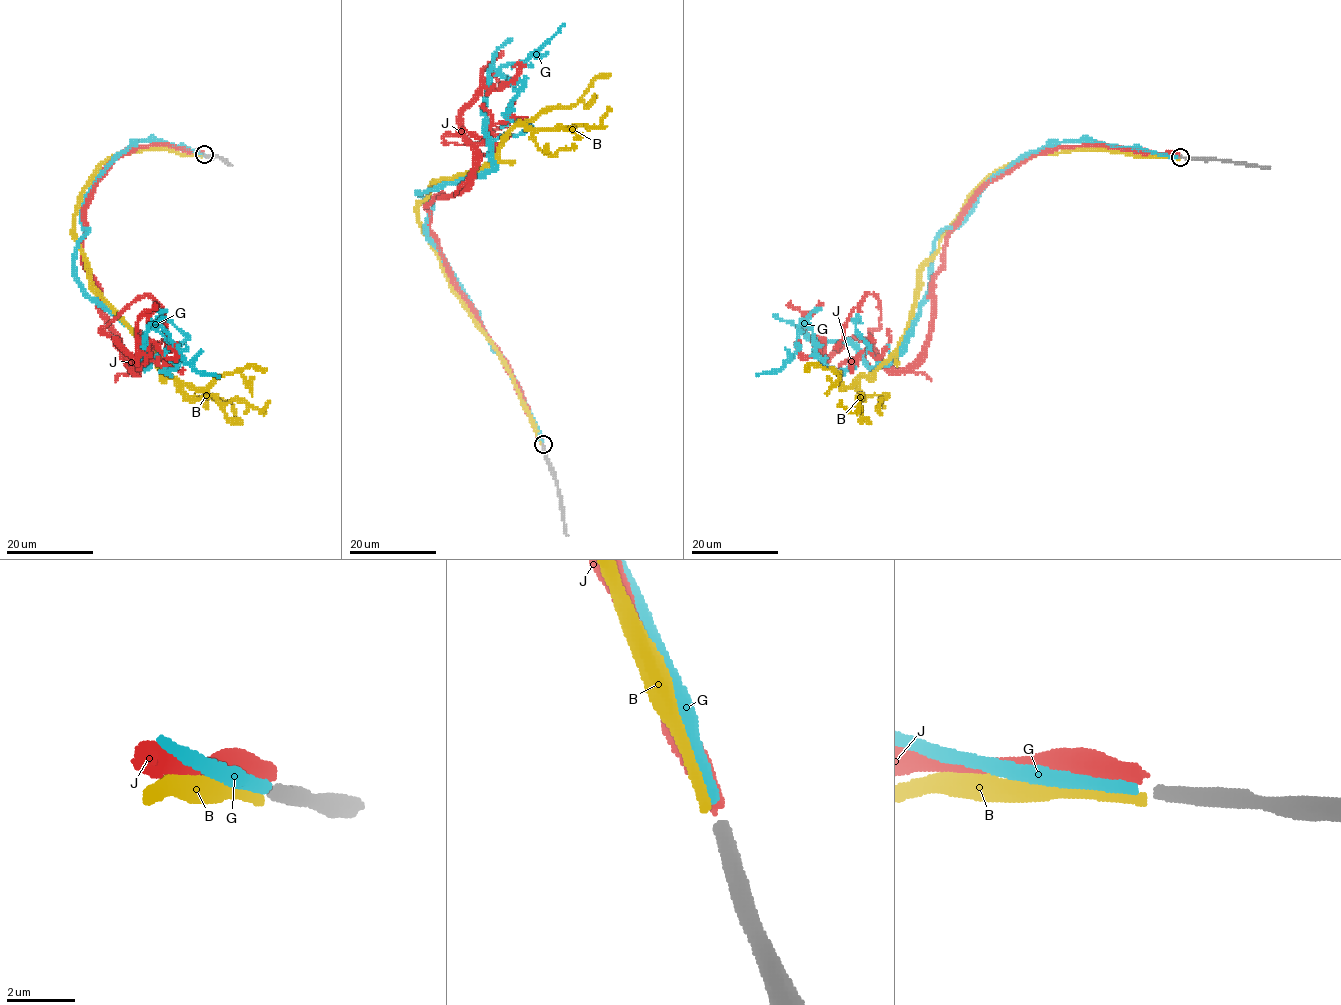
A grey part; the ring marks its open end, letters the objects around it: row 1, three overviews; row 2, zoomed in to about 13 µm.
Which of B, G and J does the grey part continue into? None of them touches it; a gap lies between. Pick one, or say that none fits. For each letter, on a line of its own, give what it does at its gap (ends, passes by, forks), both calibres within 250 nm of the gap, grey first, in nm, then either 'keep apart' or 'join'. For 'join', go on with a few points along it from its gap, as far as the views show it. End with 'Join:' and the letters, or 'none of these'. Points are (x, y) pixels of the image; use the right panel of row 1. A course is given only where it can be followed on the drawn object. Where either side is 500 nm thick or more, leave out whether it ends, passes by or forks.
B: it ends there; 400 nm thick on the grey side, 320 nm on the other; keep apart
G: it ends there; 400 nm thick on the grey side, 360 nm on the other; join; it runs (1177, 157), (1051, 141), (934, 241), (891, 360), (869, 365), (802, 321), (797, 352), (756, 375)
J: it ends there; 400 nm thick on the grey side, 440 nm on the other; keep apart
Join: G

